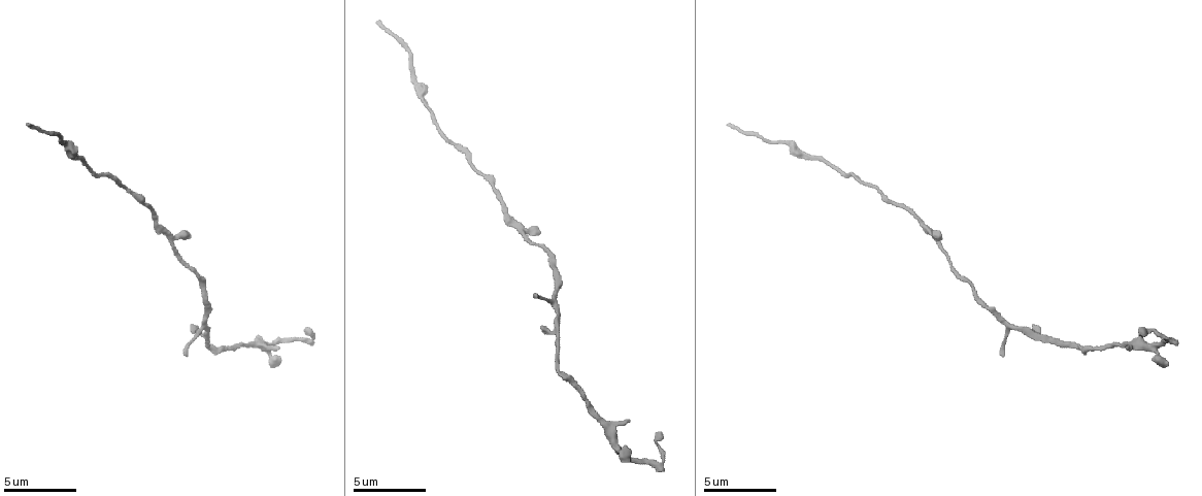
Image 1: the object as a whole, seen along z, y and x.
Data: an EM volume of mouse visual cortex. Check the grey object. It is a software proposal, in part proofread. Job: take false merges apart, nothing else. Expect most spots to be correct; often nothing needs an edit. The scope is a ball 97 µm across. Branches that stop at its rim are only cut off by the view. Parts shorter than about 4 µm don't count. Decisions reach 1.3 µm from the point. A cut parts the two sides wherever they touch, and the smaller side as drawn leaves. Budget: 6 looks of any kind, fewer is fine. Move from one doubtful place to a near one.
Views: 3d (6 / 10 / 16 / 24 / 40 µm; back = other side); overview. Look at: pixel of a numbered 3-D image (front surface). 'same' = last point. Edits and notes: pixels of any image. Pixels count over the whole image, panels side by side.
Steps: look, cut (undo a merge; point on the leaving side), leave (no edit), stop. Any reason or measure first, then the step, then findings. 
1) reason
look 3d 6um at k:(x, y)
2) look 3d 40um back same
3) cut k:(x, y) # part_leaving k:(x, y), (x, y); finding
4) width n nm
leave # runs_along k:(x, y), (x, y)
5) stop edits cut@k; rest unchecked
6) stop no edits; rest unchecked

look 3d 6um at 1:(1158, 343)

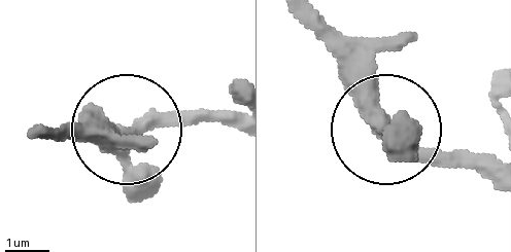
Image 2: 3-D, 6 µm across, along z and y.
leave # runs_along 2:(297, 20), (375, 118), (464, 155), (492, 181); all the same neuron

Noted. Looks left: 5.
look 3d 10um at 1:(941, 247)

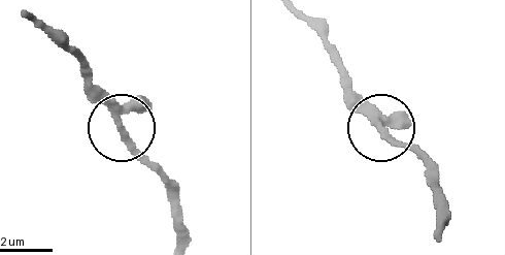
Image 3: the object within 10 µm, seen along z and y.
width 240 nm
leave # runs_along 3:(402, 142), (390, 136), (376, 109), (345, 78); all the same neuron

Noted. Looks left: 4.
thick turns thin
look 3d 6um at 1:(415, 79)

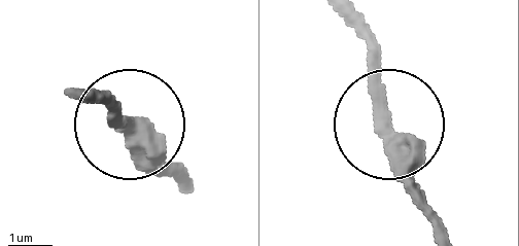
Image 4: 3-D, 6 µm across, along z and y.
width 390 nm
leave # runs_along 4:(447, 233), (391, 121), (366, 14); continuous, no second neuron

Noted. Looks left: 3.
stop no edits; rest unchecked

